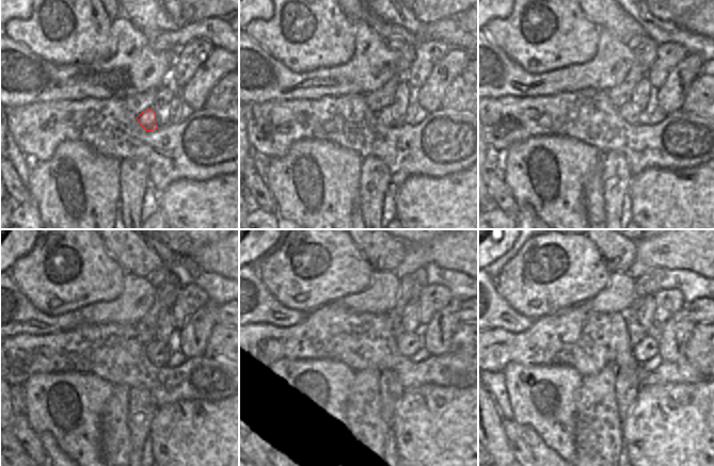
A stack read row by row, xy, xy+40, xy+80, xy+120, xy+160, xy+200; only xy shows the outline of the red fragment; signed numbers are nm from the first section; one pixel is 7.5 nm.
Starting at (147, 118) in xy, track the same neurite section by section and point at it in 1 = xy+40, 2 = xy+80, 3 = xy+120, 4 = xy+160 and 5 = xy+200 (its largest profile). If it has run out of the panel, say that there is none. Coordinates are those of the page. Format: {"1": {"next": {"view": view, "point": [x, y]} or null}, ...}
{"1": {"next": {"view": "xy+40", "point": [389, 117]}}, "2": {"next": {"view": "xy+80", "point": [630, 112]}}, "3": {"next": {"view": "xy+120", "point": [158, 353]}}, "4": {"next": {"view": "xy+160", "point": [407, 344]}}, "5": {"next": {"view": "xy+200", "point": [646, 348]}}}

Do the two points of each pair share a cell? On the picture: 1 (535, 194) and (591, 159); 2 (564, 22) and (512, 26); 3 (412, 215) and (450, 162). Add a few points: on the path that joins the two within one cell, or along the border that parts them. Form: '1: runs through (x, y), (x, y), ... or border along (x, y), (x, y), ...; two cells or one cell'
1: runs through (550, 179), (550, 175), (558, 166), (576, 160); one cell
2: runs through (553, 37), (538, 46), (533, 46), (524, 41); one cell
3: border along (463, 169), (442, 177), (415, 176); two cells

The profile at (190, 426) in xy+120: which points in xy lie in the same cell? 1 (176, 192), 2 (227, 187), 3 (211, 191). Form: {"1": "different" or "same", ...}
{"1": "same", "2": "same", "3": "same"}

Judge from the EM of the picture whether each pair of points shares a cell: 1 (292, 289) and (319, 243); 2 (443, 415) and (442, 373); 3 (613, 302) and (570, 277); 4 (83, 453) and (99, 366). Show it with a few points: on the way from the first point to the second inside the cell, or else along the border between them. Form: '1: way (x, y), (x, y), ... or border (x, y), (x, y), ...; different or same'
1: way (303, 277), (318, 262), (318, 255); same
2: border (466, 386), (417, 387); different
3: border (611, 272), (608, 282), (593, 296), (582, 303); different
4: border (73, 371), (90, 371), (114, 385); different

